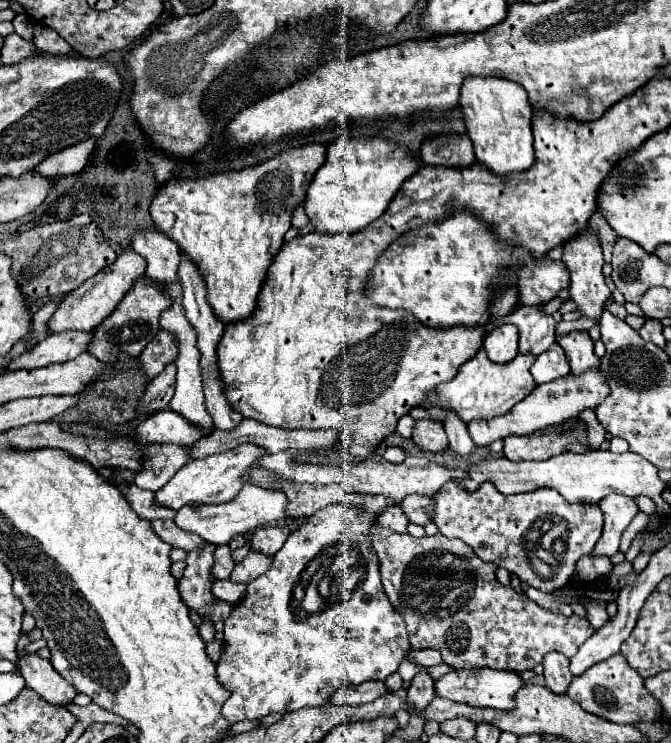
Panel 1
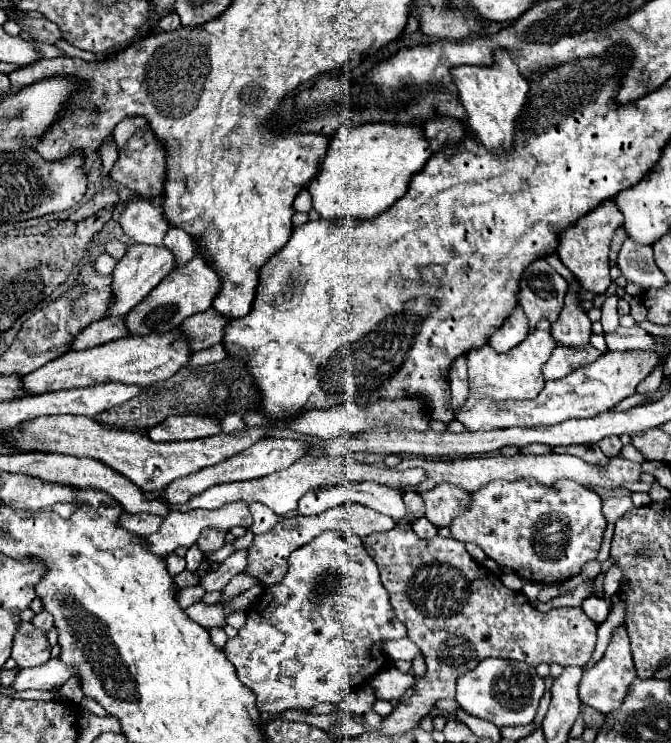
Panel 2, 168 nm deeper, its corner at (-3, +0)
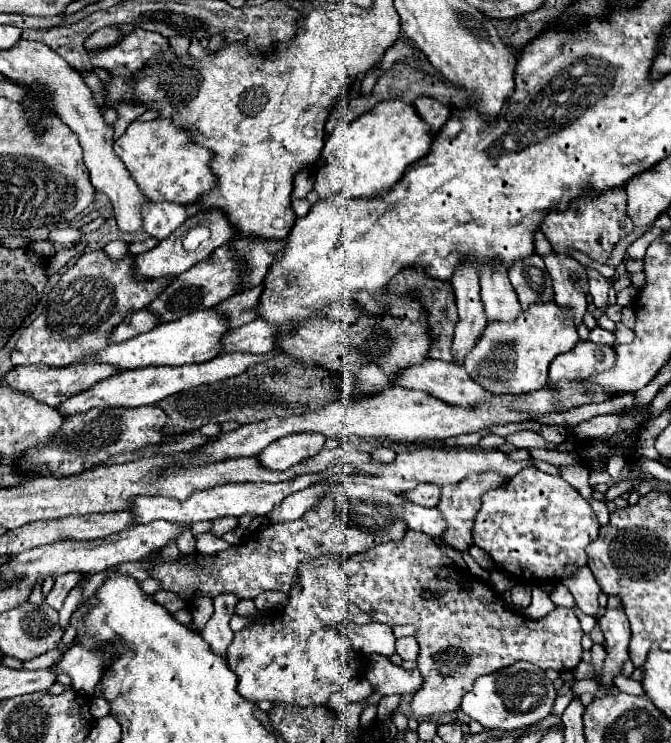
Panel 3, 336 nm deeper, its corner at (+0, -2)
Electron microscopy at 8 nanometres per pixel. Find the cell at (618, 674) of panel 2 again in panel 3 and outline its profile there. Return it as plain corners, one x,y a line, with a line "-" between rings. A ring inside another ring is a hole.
606,609
606,613
598,619
598,623
604,631
606,641
608,641
604,675
598,681
604,683
604,685
612,685
614,673
618,673
622,663
628,659
630,625
628,625
628,617
622,609

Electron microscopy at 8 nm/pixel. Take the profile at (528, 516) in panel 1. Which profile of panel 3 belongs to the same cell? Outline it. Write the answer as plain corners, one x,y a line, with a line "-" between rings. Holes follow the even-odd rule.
526,467
514,475
506,487
486,491
474,523
474,543
484,549
494,559
494,563
516,581
536,585
542,581
562,579
562,575
586,565
584,549
598,537
598,529
600,523
590,503
574,487
570,487
558,475
548,475
536,467

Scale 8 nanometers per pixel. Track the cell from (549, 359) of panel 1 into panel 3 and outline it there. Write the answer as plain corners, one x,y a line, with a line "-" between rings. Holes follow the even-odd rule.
578,341
578,345
572,351
558,355
550,363
550,381
586,379
590,375
612,369
614,363
616,363
616,351
612,345

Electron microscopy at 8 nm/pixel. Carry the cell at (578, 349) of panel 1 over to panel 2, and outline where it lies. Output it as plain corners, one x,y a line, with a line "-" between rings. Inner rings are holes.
579,283
569,285
569,293
565,297
565,309
561,311
561,317
551,325
551,335
557,341
557,345
581,349
589,345
591,337
591,321
585,311
579,309
577,299

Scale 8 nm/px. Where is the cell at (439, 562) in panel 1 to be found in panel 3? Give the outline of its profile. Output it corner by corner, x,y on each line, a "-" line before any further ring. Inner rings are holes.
408,531
406,539
402,543
382,543
366,555
352,555
342,565
344,575
350,581
348,589
348,601
354,603
358,609
372,615
374,621
386,623
386,625
414,625
418,629
416,641
420,645
418,655
418,669
424,677
424,685
418,693
414,693
412,699
412,711
418,719
442,715
448,711
456,711
462,703
462,697
472,689
474,681
482,675
500,671
504,667
510,667
516,661
530,661
540,669
554,669
558,673
576,669
576,665
582,661
582,645
580,639
584,635
580,621
574,613
574,609
556,607
552,613
540,619
528,619
524,615
518,615
510,611
502,597
490,587
476,579
468,579
466,585
460,585
460,571
454,571
450,563
446,563
446,557
442,557
442,551
430,543
430,537
420,535
418,531
-
430,589
440,593
436,599
422,599
422,591

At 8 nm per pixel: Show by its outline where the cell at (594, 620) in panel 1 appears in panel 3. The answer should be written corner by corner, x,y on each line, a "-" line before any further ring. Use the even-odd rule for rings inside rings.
586,565
570,575
564,575
562,585
568,587
568,591
574,595
580,611
584,611
586,615
598,613
598,595
602,593
602,589

